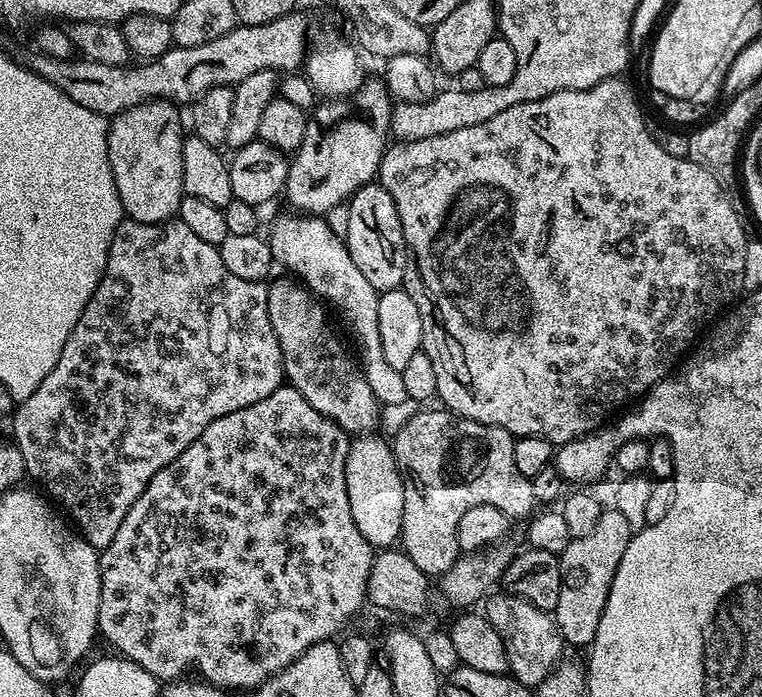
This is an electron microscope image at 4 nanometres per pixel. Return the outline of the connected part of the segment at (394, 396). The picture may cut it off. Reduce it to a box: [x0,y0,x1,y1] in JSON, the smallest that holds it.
[270,214,409,406]

